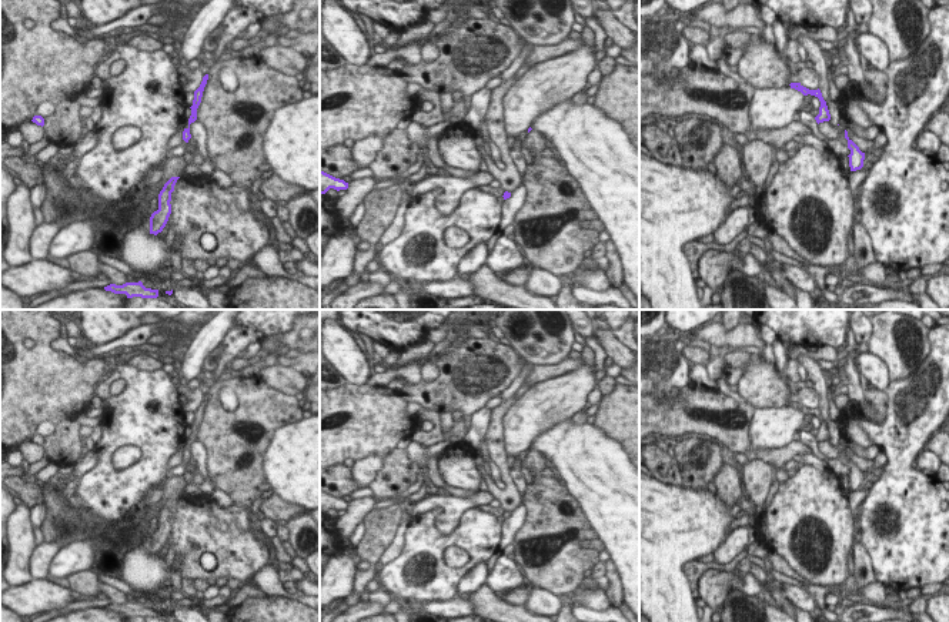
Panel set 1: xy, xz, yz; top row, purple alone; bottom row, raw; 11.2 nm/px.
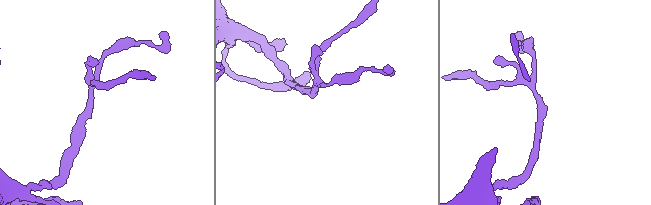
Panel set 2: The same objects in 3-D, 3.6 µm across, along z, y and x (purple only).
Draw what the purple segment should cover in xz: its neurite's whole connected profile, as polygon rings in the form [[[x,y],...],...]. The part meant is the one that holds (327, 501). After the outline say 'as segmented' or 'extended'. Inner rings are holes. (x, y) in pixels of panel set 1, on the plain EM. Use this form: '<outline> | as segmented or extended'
[[[320,489],[320,514],[325,514],[330,508],[334,508],[337,511],[347,509],[348,502]]] | as segmented

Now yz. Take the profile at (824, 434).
[[[791,402],[789,405],[791,405],[791,408],[801,411],[803,415],[811,414],[811,415],[815,415],[819,418],[819,421],[821,421],[819,434],[815,437],[818,444],[831,439],[831,434],[829,434],[826,421],[823,419],[819,408],[818,409],[809,409],[809,408],[803,407],[801,402]]] | as segmented

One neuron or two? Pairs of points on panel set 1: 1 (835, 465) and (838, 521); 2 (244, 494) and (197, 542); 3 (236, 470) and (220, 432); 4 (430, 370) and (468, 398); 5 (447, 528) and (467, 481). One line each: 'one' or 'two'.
1: two
2: two
3: one
4: two
5: two

